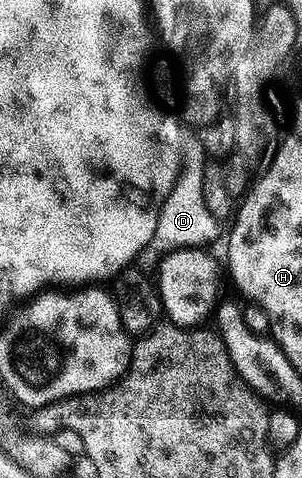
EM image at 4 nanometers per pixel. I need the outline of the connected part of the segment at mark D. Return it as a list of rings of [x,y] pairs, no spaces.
[[[178,122],[176,125],[177,146],[179,155],[179,174],[177,175],[172,189],[164,200],[161,200],[157,208],[154,235],[149,243],[149,252],[163,255],[182,249],[184,247],[201,248],[208,245],[220,233],[219,220],[215,219],[206,209],[203,199],[202,179],[203,169],[208,162],[204,143],[201,135],[189,124]]]

